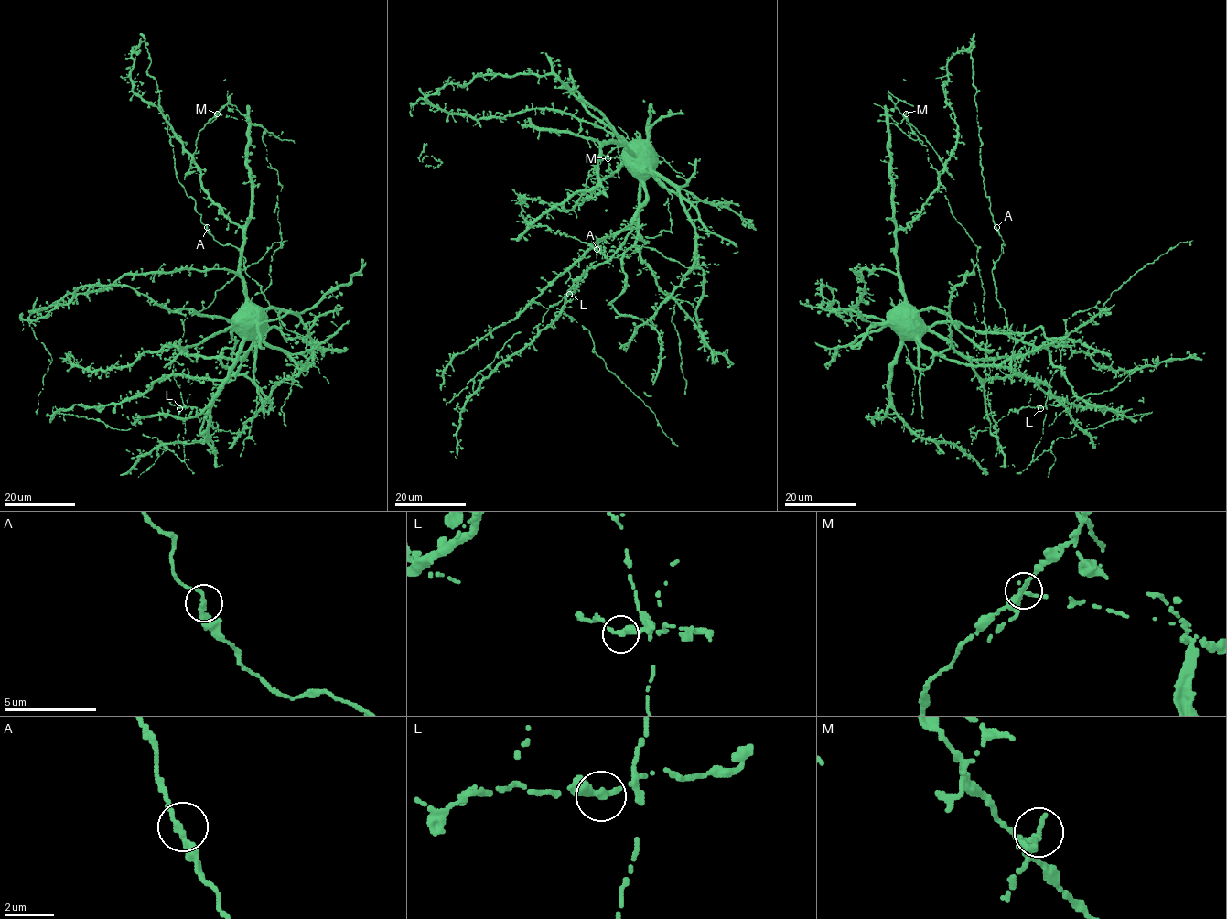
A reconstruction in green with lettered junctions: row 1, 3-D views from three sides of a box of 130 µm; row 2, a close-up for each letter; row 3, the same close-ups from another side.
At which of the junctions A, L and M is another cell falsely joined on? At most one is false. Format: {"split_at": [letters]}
{"split_at": ["M"]}

